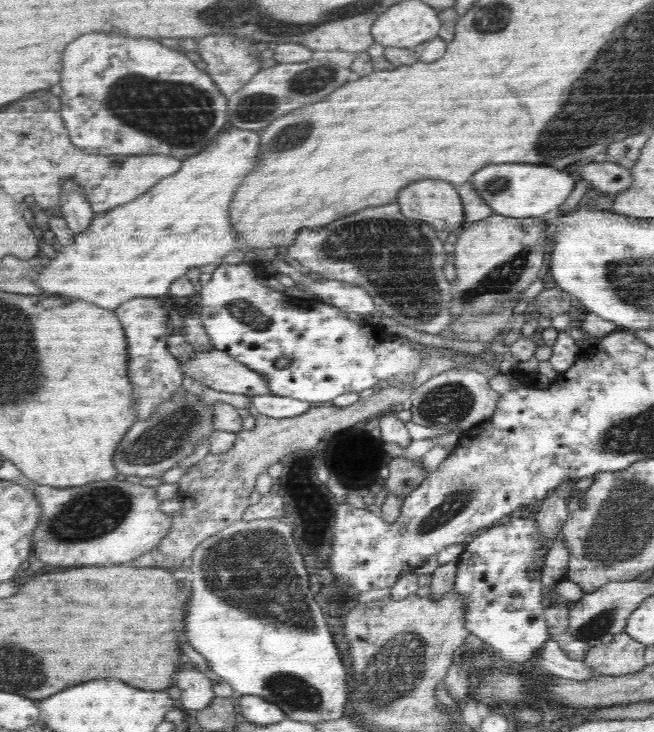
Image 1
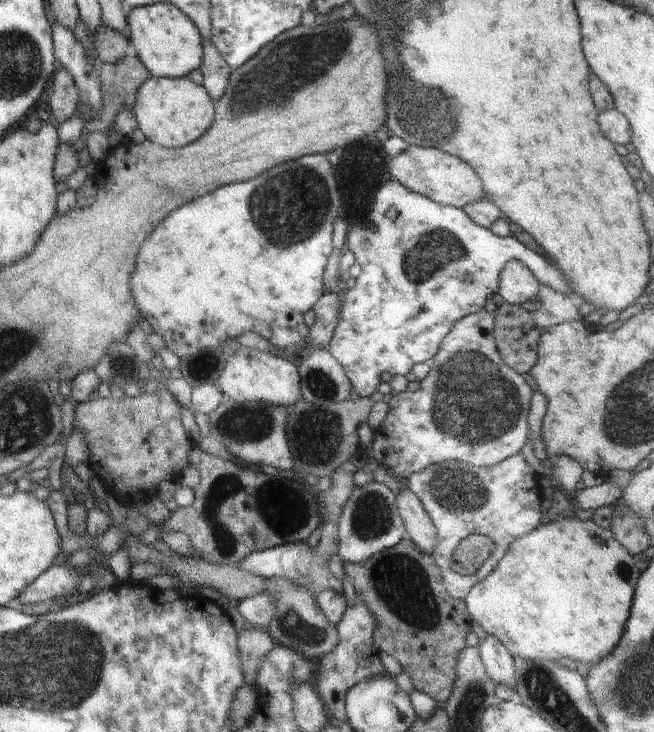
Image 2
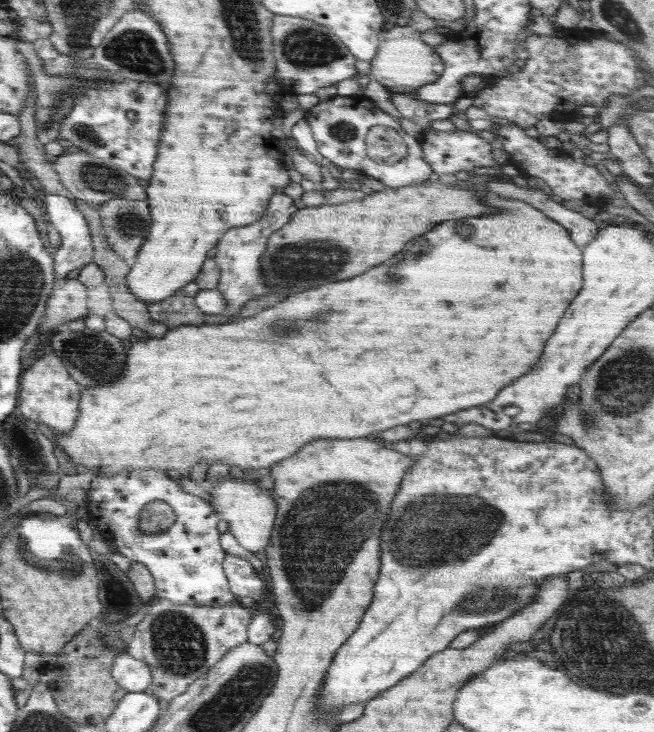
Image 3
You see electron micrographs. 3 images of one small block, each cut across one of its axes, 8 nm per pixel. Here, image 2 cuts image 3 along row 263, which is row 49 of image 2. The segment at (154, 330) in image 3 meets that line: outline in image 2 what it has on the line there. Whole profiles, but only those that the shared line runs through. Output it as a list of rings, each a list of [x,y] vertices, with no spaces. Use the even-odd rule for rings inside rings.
[[[104,26],[96,32],[94,50],[102,63],[115,63],[126,58],[132,53],[132,45],[125,34],[112,30],[110,26]]]

